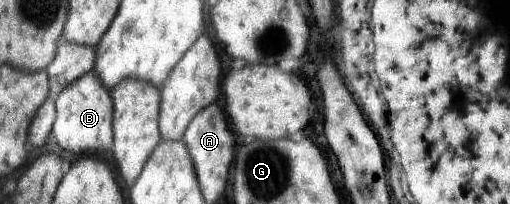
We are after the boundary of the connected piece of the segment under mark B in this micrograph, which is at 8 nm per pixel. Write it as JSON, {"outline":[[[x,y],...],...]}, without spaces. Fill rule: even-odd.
{"outline":[[[92,69],[72,82],[55,99],[55,122],[51,132],[56,144],[74,155],[104,155],[113,148],[113,99]]]}

